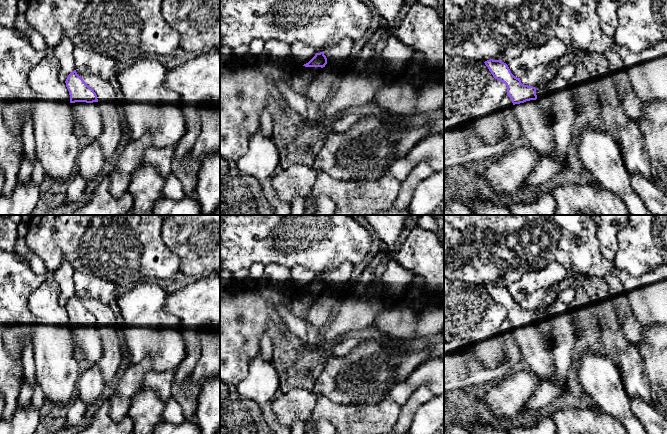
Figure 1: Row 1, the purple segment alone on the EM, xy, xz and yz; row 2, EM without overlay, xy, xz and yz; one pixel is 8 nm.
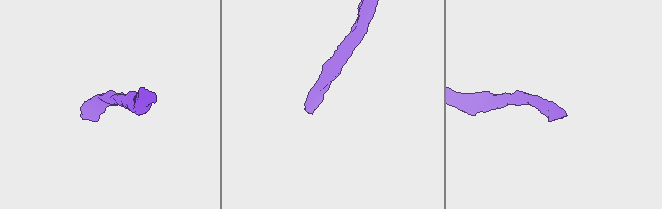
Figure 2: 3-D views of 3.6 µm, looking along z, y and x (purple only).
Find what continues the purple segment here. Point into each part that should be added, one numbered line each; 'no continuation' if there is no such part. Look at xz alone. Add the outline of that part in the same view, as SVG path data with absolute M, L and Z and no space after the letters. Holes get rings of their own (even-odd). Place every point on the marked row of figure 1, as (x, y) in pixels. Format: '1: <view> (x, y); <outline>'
1: xz (302, 77); M296 66L289 81L292 89L298 94L306 94L313 81L317 80L321 67Z

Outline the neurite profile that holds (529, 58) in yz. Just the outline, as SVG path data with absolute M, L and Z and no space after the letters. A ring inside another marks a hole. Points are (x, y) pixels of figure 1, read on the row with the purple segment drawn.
M551 38L544 45L524 49L506 64L515 77L521 78L532 68L549 65L568 51L568 47L561 40Z

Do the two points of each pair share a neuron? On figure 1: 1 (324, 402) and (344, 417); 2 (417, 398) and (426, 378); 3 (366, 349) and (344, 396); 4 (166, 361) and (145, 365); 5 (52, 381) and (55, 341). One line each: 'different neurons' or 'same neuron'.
1: same neuron
2: different neurons
3: same neuron
4: different neurons
5: same neuron

